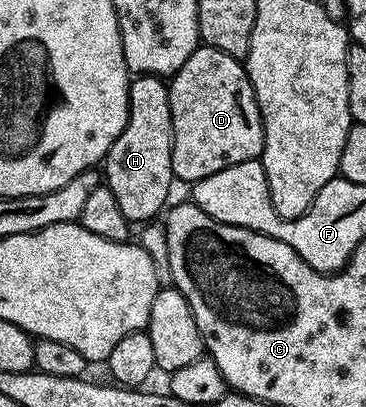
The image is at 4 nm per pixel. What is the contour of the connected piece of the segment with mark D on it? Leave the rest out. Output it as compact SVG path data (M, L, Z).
M203 45L197 47L194 53L190 53L190 57L186 57L186 65L182 65L182 69L178 69L175 75L171 76L168 92L170 93L170 117L172 118L172 174L179 182L181 179L185 185L194 184L202 177L210 177L210 173L218 173L230 165L259 159L264 152L264 122L260 119L260 110L256 104L256 94L252 88L252 82L248 80L245 64L241 60L230 57L230 53L222 53L222 49Z

